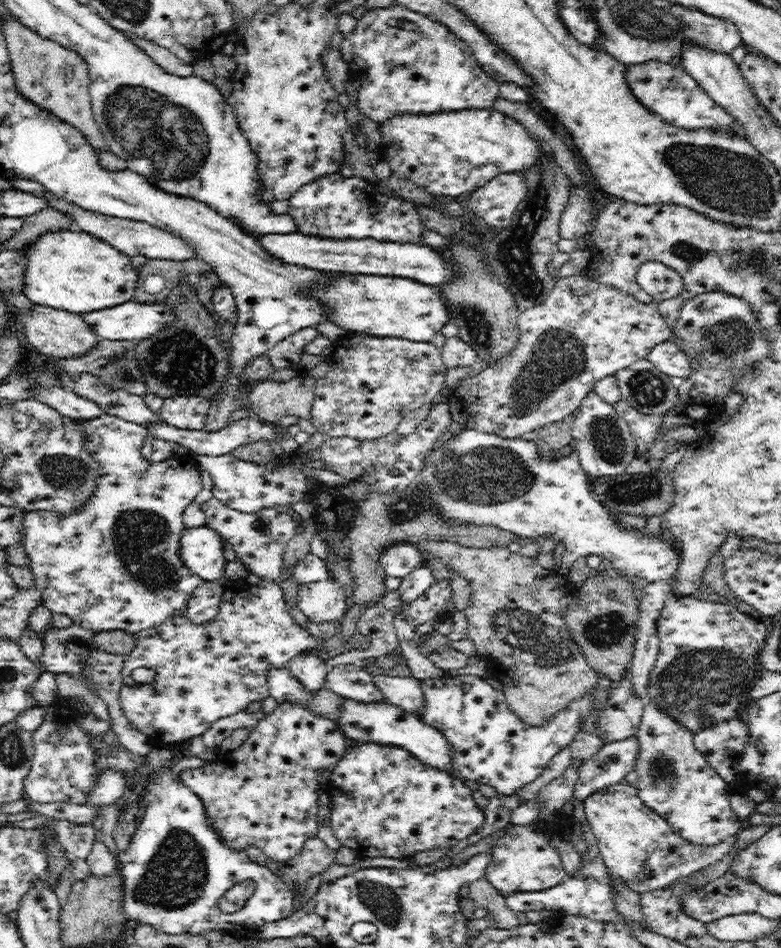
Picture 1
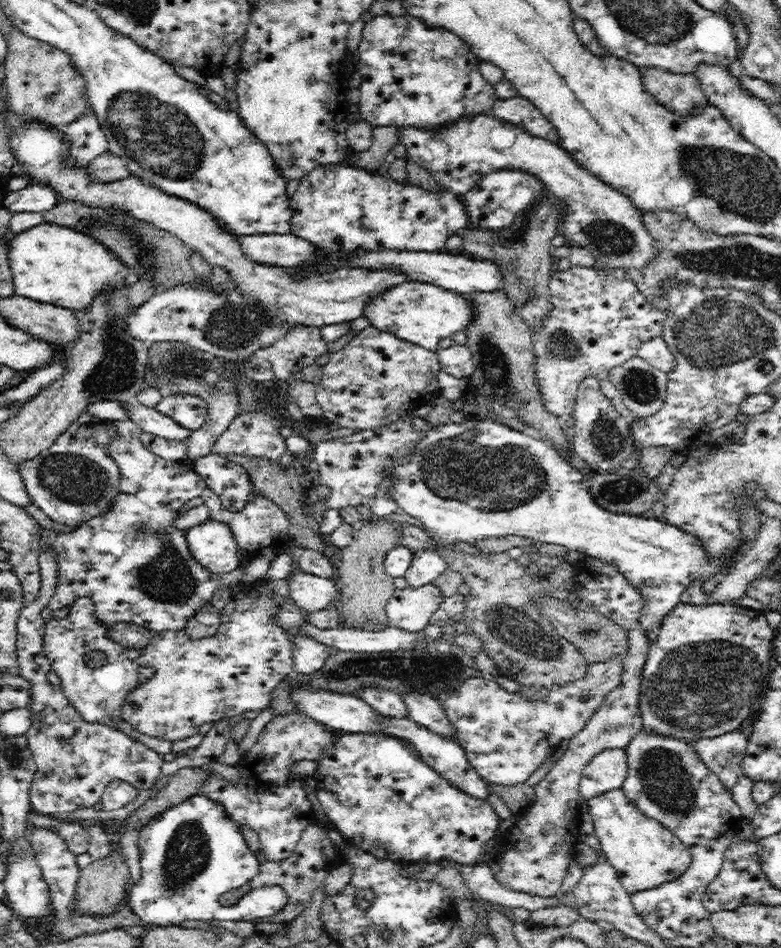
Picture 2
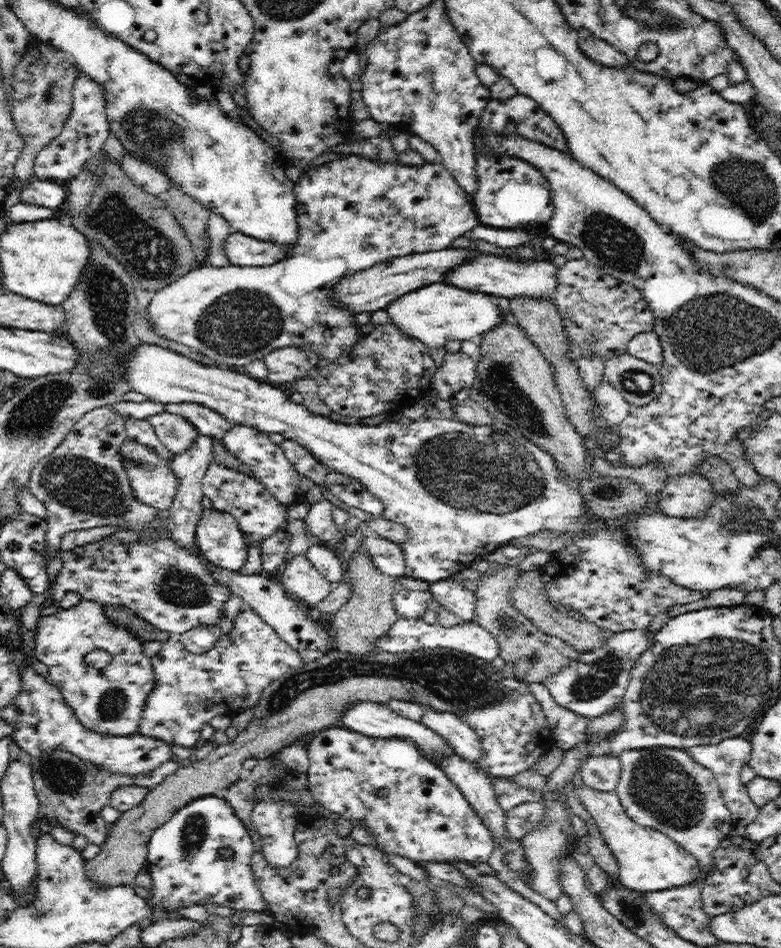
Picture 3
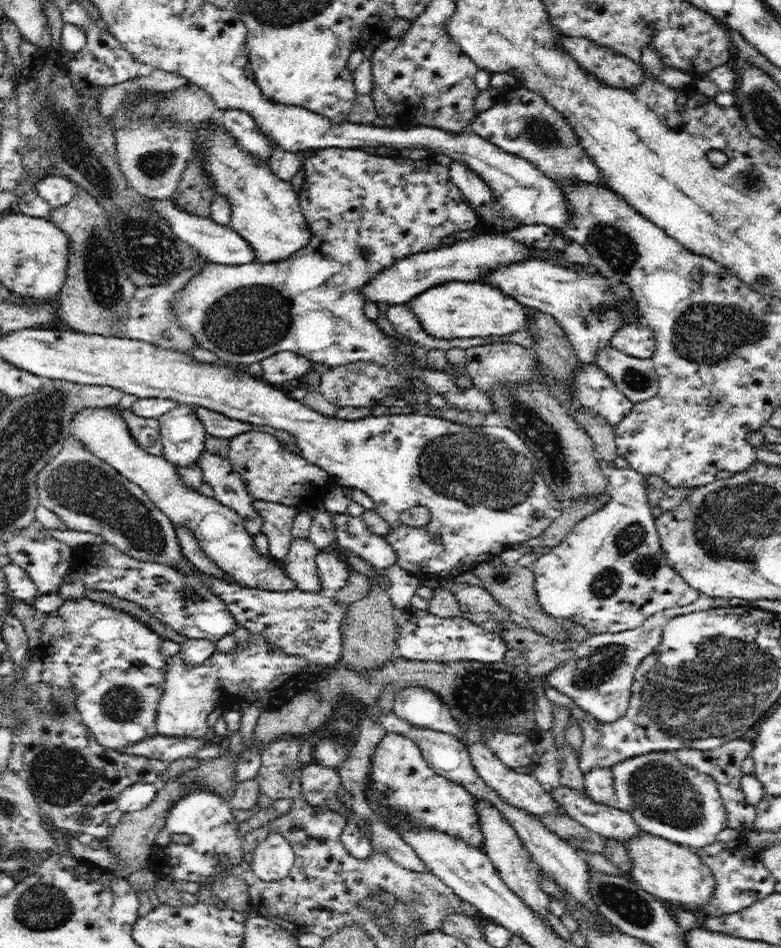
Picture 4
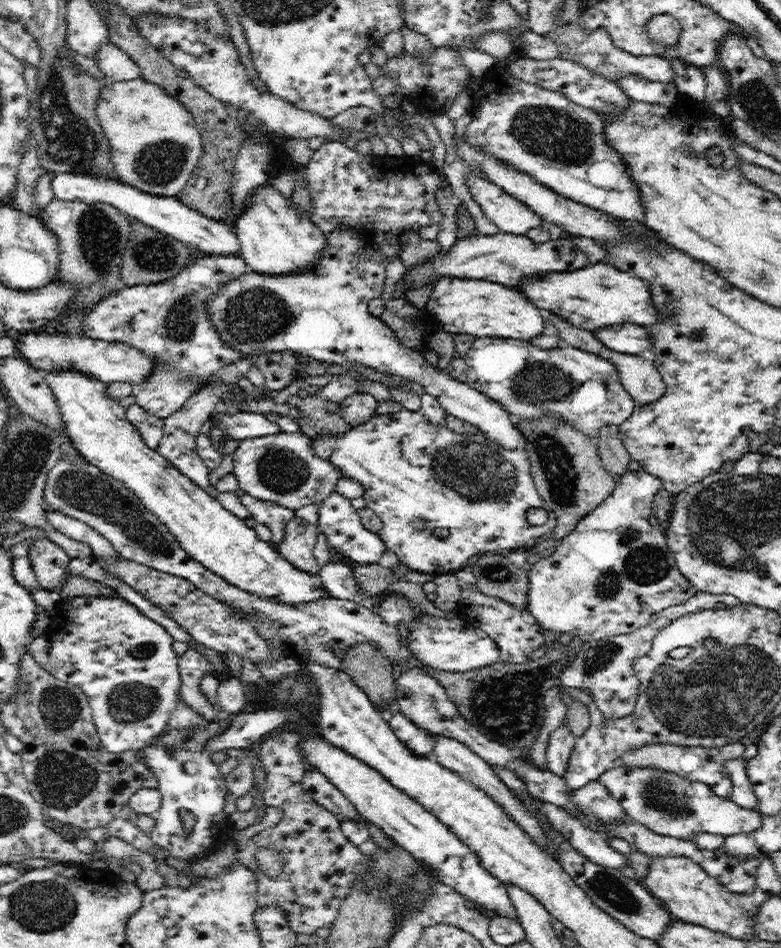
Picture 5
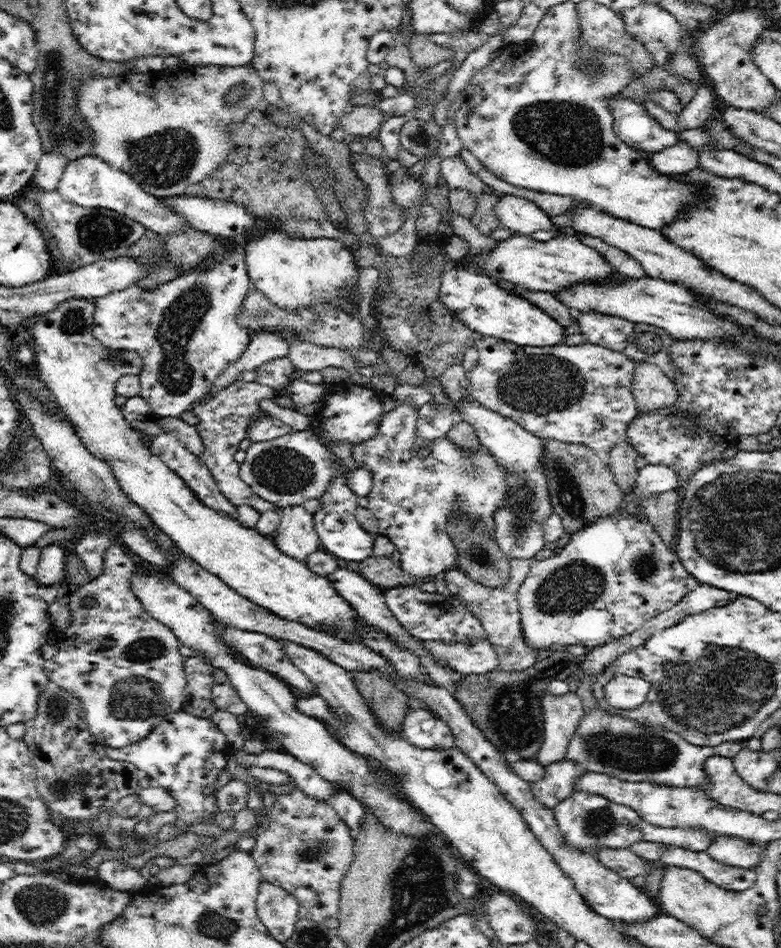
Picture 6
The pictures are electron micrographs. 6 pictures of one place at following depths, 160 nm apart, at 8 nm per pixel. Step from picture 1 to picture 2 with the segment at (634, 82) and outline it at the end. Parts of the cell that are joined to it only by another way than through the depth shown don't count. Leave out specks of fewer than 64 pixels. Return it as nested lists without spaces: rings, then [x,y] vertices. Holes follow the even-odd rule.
[[[656,66],[639,67],[640,82],[660,105],[678,117],[695,117],[708,108],[708,97],[692,74],[672,74]]]

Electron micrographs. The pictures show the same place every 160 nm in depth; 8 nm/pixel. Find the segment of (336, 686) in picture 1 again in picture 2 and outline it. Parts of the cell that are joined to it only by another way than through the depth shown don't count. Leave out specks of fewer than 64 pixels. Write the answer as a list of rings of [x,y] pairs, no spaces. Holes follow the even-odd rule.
[[[372,685],[357,688],[353,694],[362,698],[376,714],[382,717],[402,718],[407,716],[407,708],[396,691]]]

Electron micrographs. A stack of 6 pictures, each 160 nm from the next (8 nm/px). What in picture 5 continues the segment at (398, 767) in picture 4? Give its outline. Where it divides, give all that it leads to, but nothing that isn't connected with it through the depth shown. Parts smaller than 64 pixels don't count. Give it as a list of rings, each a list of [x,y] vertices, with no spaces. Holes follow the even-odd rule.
[[[399,710],[389,720],[393,733],[417,756],[432,755],[434,739],[440,734],[421,729],[412,720],[406,718]]]

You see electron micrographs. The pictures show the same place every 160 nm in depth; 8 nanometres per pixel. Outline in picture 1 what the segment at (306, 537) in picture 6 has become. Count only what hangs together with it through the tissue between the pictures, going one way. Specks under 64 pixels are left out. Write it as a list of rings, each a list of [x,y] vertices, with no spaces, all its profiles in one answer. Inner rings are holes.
[[[332,577],[300,587],[297,597],[298,608],[314,624],[338,624],[351,605],[342,585]]]

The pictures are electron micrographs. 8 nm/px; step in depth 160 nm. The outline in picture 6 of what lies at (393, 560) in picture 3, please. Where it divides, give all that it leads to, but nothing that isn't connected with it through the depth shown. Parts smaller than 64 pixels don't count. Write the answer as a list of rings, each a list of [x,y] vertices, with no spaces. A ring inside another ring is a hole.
[[[344,466],[338,470],[338,476],[331,481],[330,488],[320,498],[321,508],[313,515],[314,525],[321,549],[342,560],[353,560],[360,563],[372,555],[375,536],[356,521],[355,513],[360,507],[356,503],[357,494],[348,486],[347,474],[350,469]]]

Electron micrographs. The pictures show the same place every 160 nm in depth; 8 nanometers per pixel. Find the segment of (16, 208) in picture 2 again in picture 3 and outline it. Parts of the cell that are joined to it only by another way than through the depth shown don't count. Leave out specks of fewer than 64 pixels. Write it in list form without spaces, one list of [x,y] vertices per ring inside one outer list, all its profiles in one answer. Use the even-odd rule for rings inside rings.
[[[37,179],[30,182],[24,190],[20,190],[18,200],[24,204],[57,208],[65,203],[64,188],[50,179]]]

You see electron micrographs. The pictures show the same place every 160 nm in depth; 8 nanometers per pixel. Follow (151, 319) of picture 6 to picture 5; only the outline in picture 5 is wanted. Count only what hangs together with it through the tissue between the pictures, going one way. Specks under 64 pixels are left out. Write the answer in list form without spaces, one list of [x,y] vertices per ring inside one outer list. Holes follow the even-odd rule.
[[[240,253],[228,257],[208,255],[206,258],[198,258],[194,264],[186,266],[167,281],[157,282],[155,285],[126,285],[118,292],[108,294],[84,316],[81,328],[90,338],[125,343],[144,351],[144,354],[154,359],[154,373],[137,388],[134,396],[136,403],[144,410],[164,420],[180,410],[189,398],[196,394],[198,384],[204,384],[210,376],[217,376],[225,366],[243,357],[236,348],[221,340],[217,330],[213,328],[213,322],[209,320],[209,310],[206,307],[209,300],[226,283],[232,282],[247,271],[245,260]]]

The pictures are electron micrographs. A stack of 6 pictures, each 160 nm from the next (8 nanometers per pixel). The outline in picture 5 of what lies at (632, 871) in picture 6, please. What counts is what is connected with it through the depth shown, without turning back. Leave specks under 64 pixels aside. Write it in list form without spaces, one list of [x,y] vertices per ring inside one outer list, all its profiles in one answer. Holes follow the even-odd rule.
[[[539,801],[541,812],[550,824],[560,831],[568,842],[578,851],[599,866],[618,870],[630,866],[628,856],[611,847],[610,837],[606,832],[594,831],[584,827],[576,817],[572,817],[565,808]]]

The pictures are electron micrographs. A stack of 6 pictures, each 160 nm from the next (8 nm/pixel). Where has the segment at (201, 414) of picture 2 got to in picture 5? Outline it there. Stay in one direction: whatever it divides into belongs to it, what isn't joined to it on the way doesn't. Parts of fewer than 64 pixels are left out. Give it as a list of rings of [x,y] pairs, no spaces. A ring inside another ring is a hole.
[[[261,413],[224,414],[218,418],[218,425],[230,439],[238,441],[278,434],[281,431],[280,424],[270,422]]]

